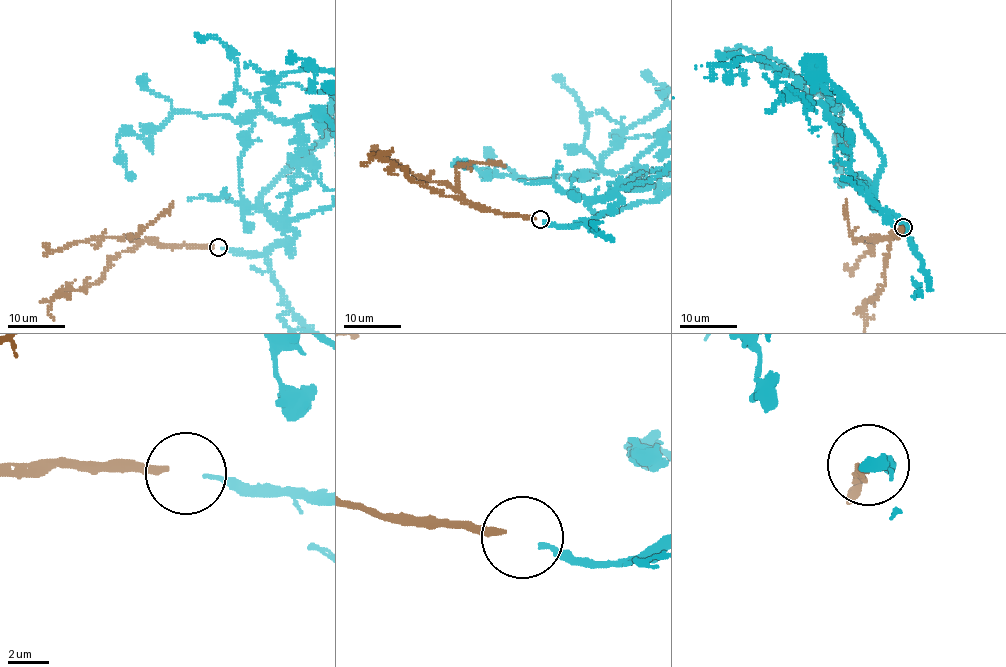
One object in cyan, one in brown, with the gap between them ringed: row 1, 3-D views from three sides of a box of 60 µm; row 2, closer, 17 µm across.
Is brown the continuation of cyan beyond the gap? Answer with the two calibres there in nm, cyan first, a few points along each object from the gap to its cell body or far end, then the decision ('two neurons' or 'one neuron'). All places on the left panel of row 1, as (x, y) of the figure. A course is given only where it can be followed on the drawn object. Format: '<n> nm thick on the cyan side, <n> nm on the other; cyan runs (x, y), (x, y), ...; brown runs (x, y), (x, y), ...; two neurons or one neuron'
240 nm thick on the cyan side, 340 nm on the other; cyan runs (222, 248), (270, 253), (287, 245), (292, 229), (274, 222), (261, 194), (321, 145); brown runs (213, 247), (140, 241), (115, 255), (98, 280), (84, 290), (67, 289), (53, 299), (48, 309), (54, 319); one neuron

